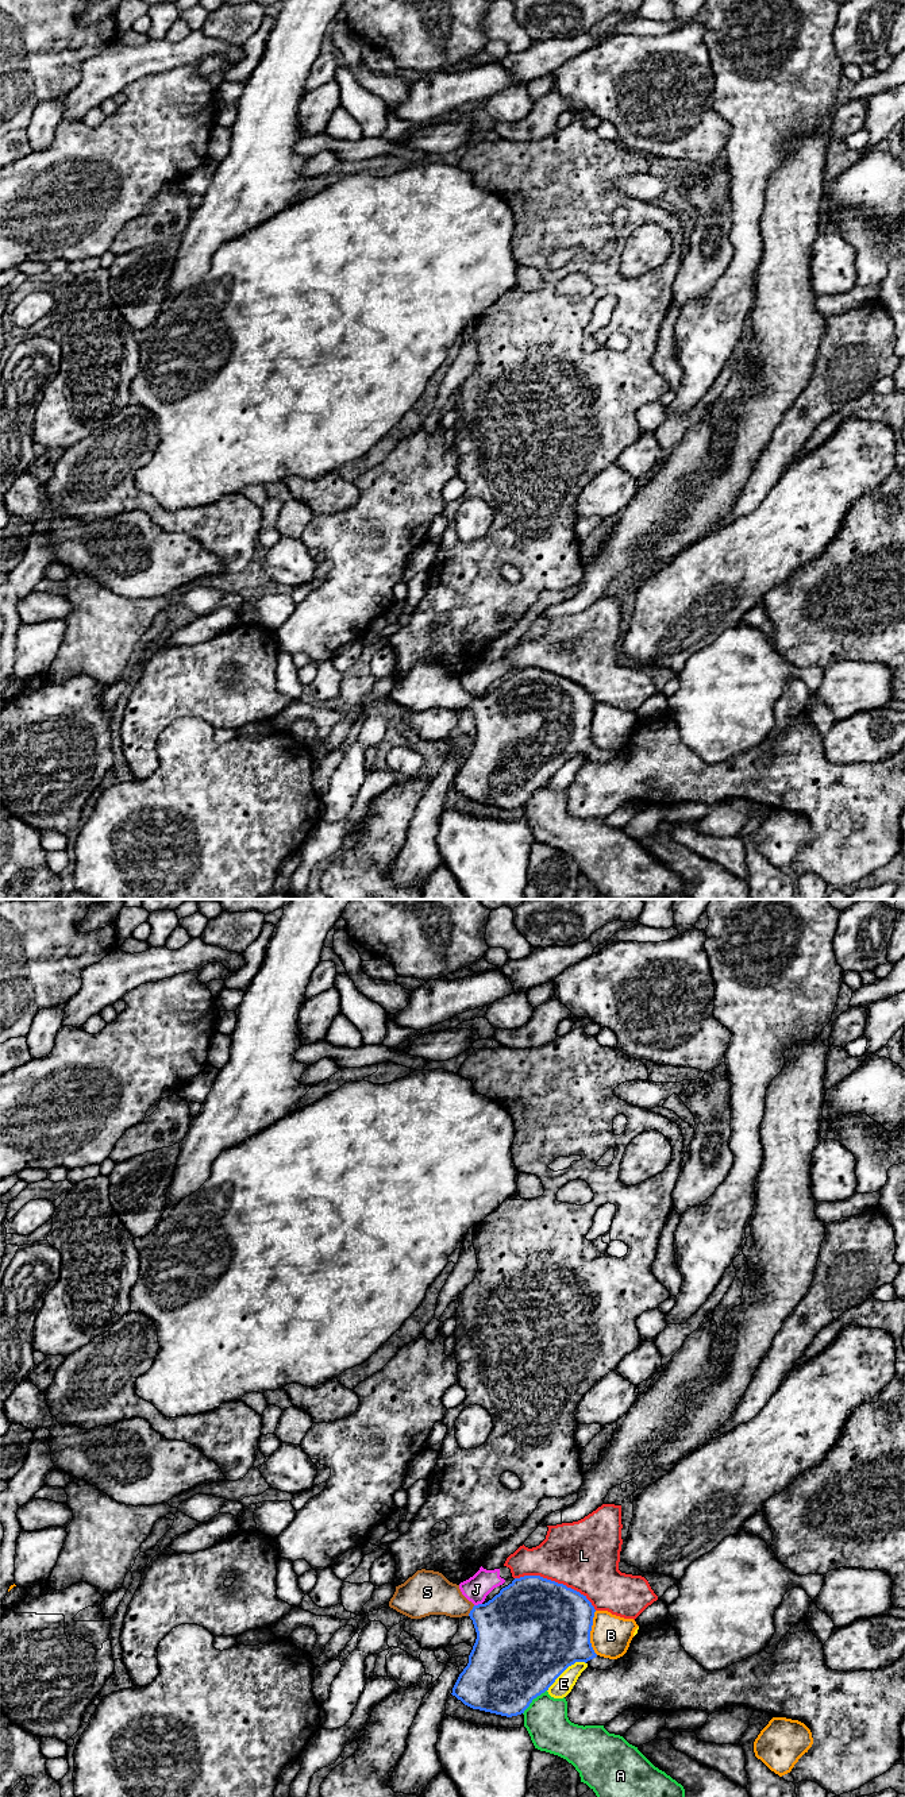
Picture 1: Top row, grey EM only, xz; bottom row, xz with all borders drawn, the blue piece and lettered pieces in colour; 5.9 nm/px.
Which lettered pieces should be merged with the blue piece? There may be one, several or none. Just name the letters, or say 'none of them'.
S

